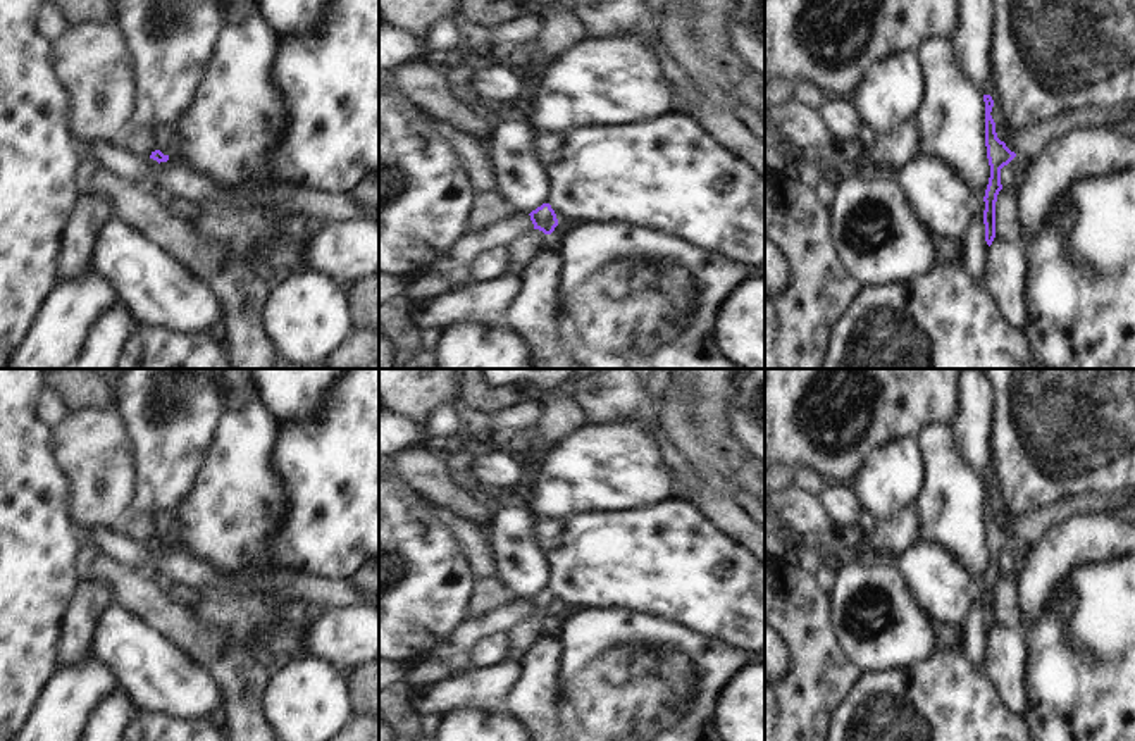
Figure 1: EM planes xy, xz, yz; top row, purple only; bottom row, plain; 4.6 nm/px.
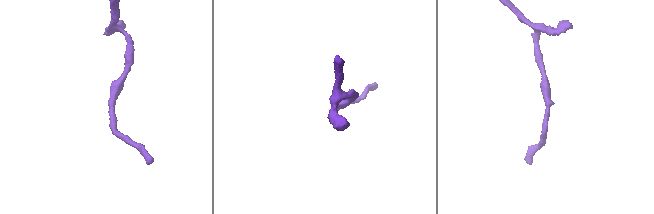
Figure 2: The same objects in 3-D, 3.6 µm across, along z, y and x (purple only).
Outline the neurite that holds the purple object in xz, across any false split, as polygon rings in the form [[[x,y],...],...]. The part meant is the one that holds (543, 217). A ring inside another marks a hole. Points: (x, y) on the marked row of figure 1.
[[[543,203],[530,214],[534,229],[518,236],[510,248],[510,265],[506,276],[520,274],[524,267],[539,252],[539,246],[549,238],[558,226],[558,219],[549,203]]]

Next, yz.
[[[983,95],[983,102],[985,102],[985,146],[990,165],[990,177],[983,196],[985,202],[983,224],[985,224],[985,241],[990,246],[995,238],[995,202],[999,191],[1002,190],[1001,169],[1008,164],[1014,169],[1016,183],[1009,191],[1018,193],[1026,179],[1026,174],[1033,160],[1016,155],[1006,146],[1004,141],[997,138],[995,122],[990,115],[994,100],[990,95]]]

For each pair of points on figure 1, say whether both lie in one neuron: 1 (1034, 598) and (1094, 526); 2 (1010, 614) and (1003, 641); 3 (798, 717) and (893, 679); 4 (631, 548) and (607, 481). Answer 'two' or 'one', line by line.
1: one
2: two
3: two
4: two

